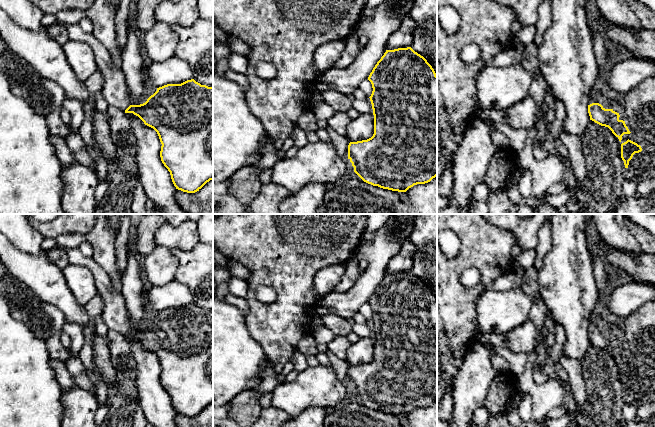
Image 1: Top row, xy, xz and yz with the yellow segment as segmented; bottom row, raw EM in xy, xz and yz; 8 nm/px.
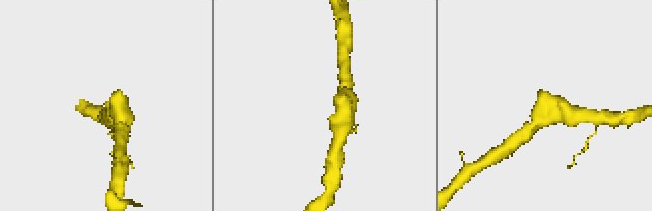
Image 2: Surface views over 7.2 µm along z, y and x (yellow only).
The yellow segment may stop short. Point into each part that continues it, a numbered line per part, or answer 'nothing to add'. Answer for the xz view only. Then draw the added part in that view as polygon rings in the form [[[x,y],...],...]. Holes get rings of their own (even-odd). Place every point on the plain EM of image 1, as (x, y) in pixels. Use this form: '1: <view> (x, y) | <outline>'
nothing to add

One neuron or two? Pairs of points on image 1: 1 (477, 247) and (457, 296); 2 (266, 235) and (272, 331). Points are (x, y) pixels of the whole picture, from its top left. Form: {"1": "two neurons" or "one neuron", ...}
{"1": "one neuron", "2": "one neuron"}

